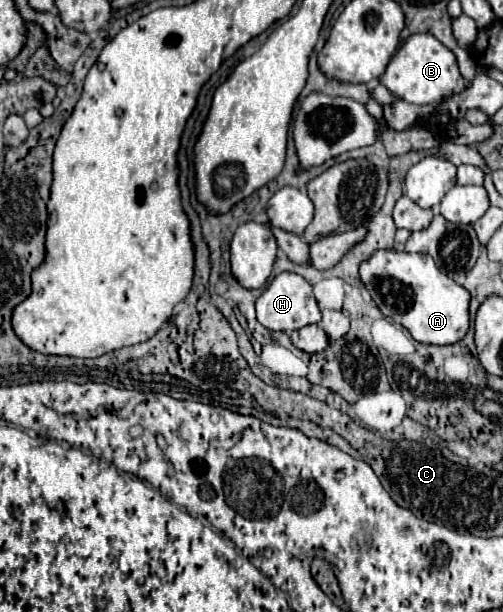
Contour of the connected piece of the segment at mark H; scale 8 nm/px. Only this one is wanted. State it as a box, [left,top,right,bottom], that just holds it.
[257,273,321,333]

